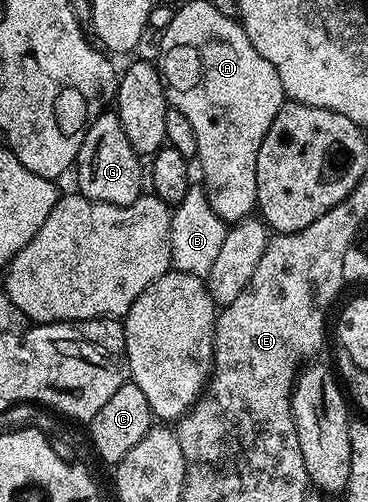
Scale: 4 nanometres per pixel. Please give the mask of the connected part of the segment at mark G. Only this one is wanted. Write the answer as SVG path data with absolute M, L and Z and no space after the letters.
M114 112L98 114L84 129L81 148L75 157L73 175L78 193L94 202L128 206L137 201L145 190L145 166L141 156L133 152L133 144L125 137L125 128Z

